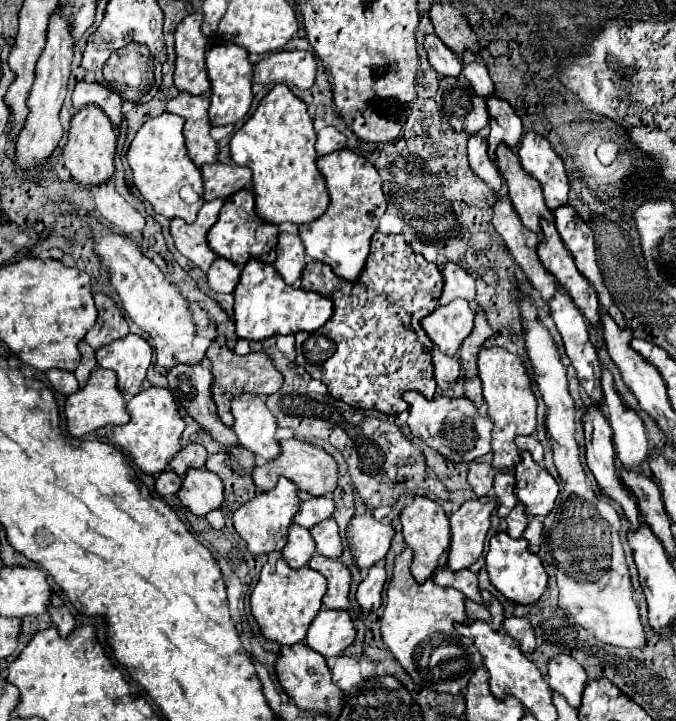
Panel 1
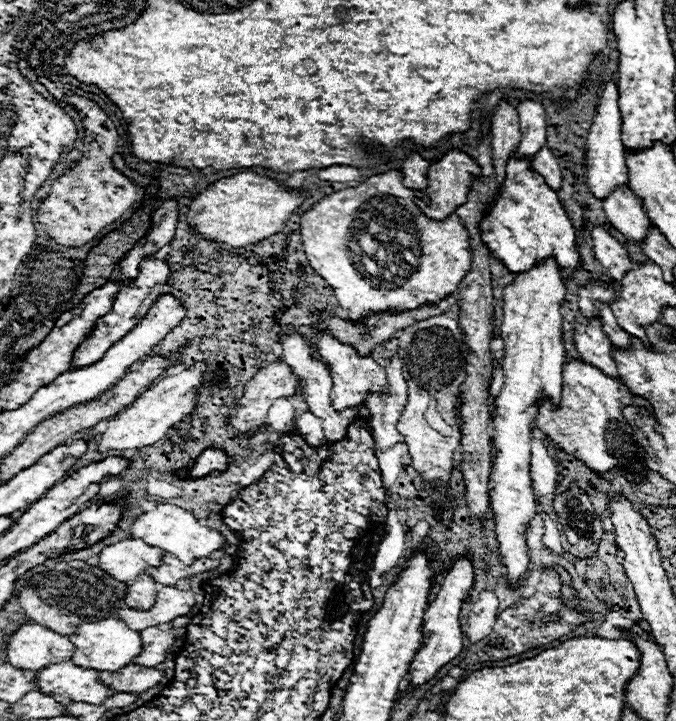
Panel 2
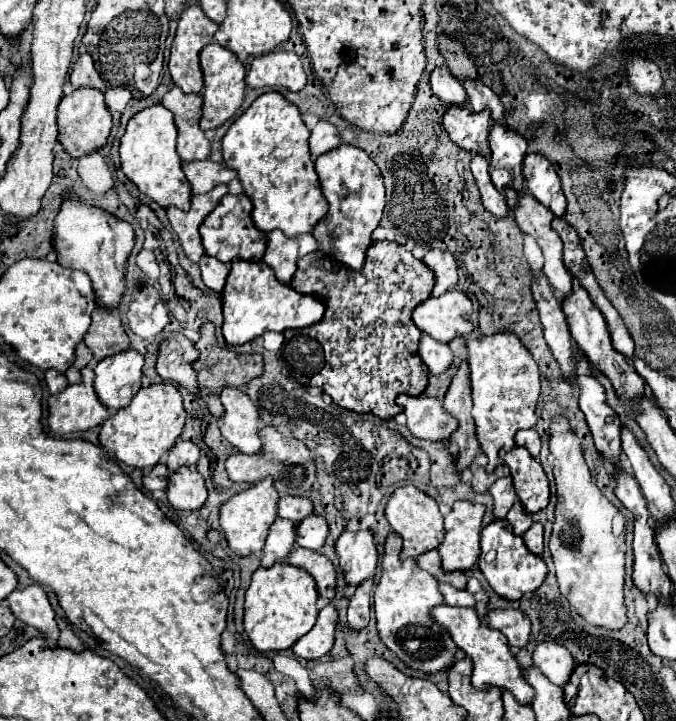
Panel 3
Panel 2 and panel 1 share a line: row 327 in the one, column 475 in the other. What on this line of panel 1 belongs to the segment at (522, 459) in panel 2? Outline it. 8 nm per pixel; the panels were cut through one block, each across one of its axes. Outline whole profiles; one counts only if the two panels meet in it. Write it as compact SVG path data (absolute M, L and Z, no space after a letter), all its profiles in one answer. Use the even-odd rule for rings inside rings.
M466 500L460 510L450 516L450 550L448 550L448 568L462 570L474 564L482 550L484 538L490 528L490 514L496 508L496 502Z

